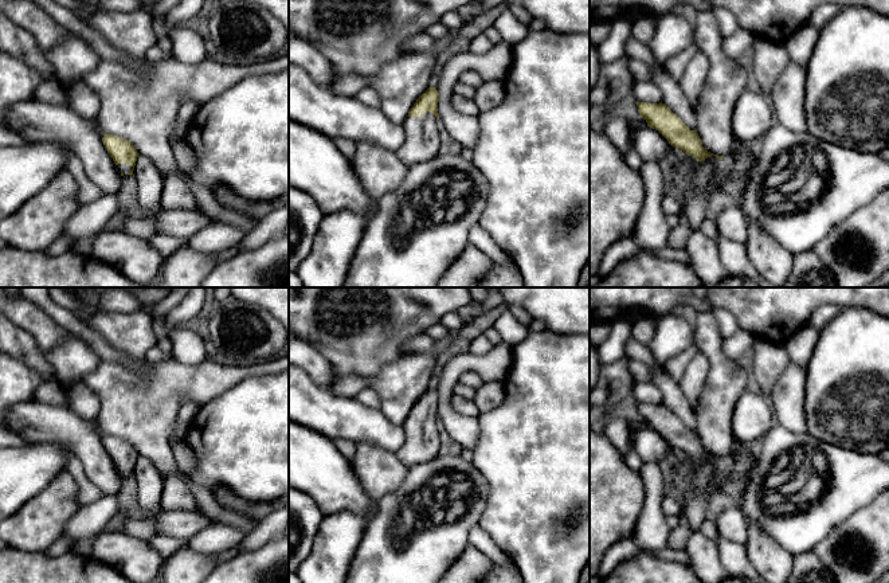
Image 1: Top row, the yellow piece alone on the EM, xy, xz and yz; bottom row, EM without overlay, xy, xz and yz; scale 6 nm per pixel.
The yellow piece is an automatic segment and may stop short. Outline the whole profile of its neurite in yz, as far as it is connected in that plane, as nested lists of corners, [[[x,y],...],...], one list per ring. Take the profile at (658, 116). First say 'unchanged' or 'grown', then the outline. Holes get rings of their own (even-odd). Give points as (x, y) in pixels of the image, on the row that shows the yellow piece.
unchanged; [[[637,102],[637,106],[647,126],[658,130],[671,146],[680,148],[697,161],[704,161],[710,156],[716,156],[718,160],[724,157],[708,152],[702,146],[697,130],[690,130],[665,103]]]

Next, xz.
grown; [[[428,87],[408,111],[403,124],[406,141],[396,152],[407,167],[439,153],[438,102],[436,87]]]

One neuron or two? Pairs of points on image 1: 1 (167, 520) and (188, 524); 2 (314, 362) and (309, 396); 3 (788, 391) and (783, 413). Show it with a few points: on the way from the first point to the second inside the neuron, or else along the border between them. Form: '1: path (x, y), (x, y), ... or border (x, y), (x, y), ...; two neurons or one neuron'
1: path (172, 523), (183, 524); one neuron
2: border (302, 368), (317, 383), (331, 386); two neurons
3: path (788, 396), (788, 407); one neuron

